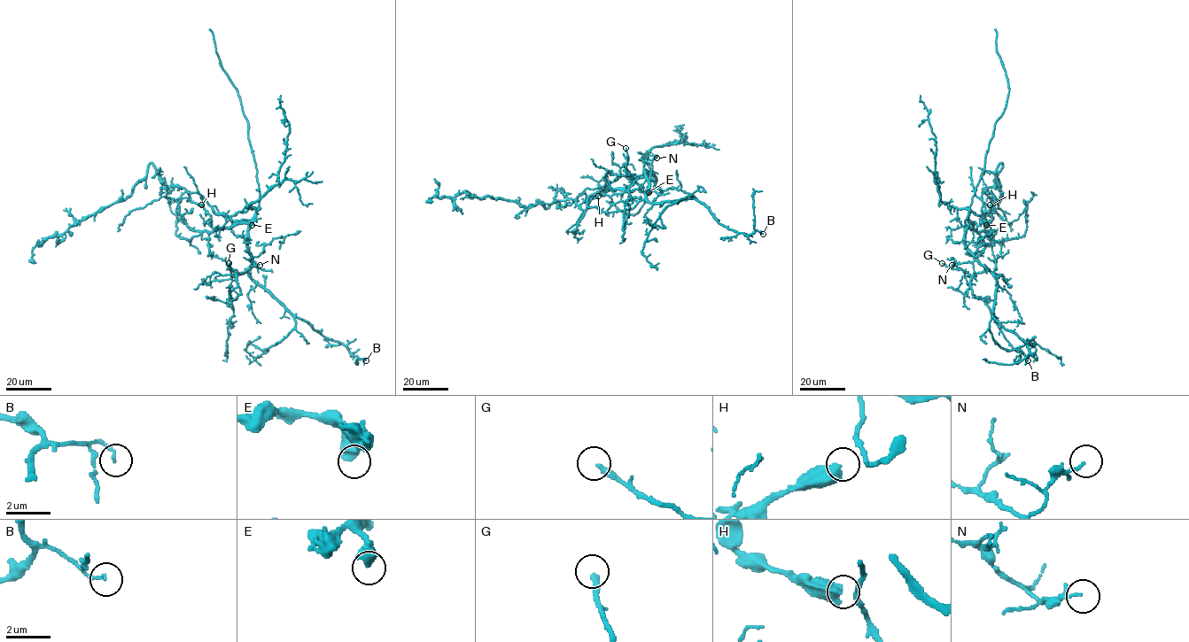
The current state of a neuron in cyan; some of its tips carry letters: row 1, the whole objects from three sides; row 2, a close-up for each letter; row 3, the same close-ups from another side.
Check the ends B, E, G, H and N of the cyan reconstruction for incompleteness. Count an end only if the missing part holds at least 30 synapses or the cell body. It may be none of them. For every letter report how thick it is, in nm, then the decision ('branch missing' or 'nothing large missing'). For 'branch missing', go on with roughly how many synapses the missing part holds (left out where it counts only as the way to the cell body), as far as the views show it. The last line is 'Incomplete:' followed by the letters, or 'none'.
B: 110 nm | nothing large missing
E: 550 nm | branch missing | 30 syn
G: 260 nm | nothing large missing
H: 360 nm | branch missing | 40 syn
N: 80 nm | nothing large missing
Incomplete: E, H

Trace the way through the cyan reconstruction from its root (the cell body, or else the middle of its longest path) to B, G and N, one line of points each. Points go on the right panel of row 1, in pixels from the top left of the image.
B: (975, 228), (969, 228), (970, 223), (965, 232), (965, 248), (996, 279), (992, 317), (1026, 344), (1028, 360)
G: (975, 228), (969, 228), (971, 223), (968, 225), (965, 246), (985, 269), (971, 276), (942, 263)
N: (975, 228), (969, 228), (973, 225), (970, 223), (965, 232), (965, 248), (974, 260), (951, 265)

